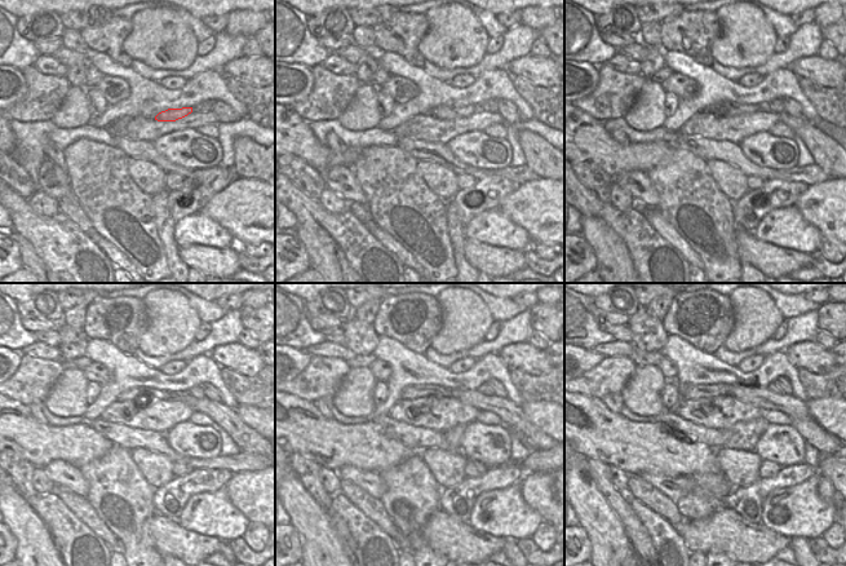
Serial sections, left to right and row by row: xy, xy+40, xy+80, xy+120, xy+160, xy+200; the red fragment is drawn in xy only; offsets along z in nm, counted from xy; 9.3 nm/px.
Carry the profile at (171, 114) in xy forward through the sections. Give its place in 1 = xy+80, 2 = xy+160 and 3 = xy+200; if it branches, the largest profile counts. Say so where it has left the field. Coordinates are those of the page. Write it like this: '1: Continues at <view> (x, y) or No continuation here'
1: Continues at xy+80 (726, 110)
2: Continues at xy+160 (408, 393)
3: Continues at xy+200 (695, 392)

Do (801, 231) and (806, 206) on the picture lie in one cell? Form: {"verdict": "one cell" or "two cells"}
{"verdict": "two cells"}

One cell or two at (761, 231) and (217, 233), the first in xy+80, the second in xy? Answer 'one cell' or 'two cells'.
one cell

